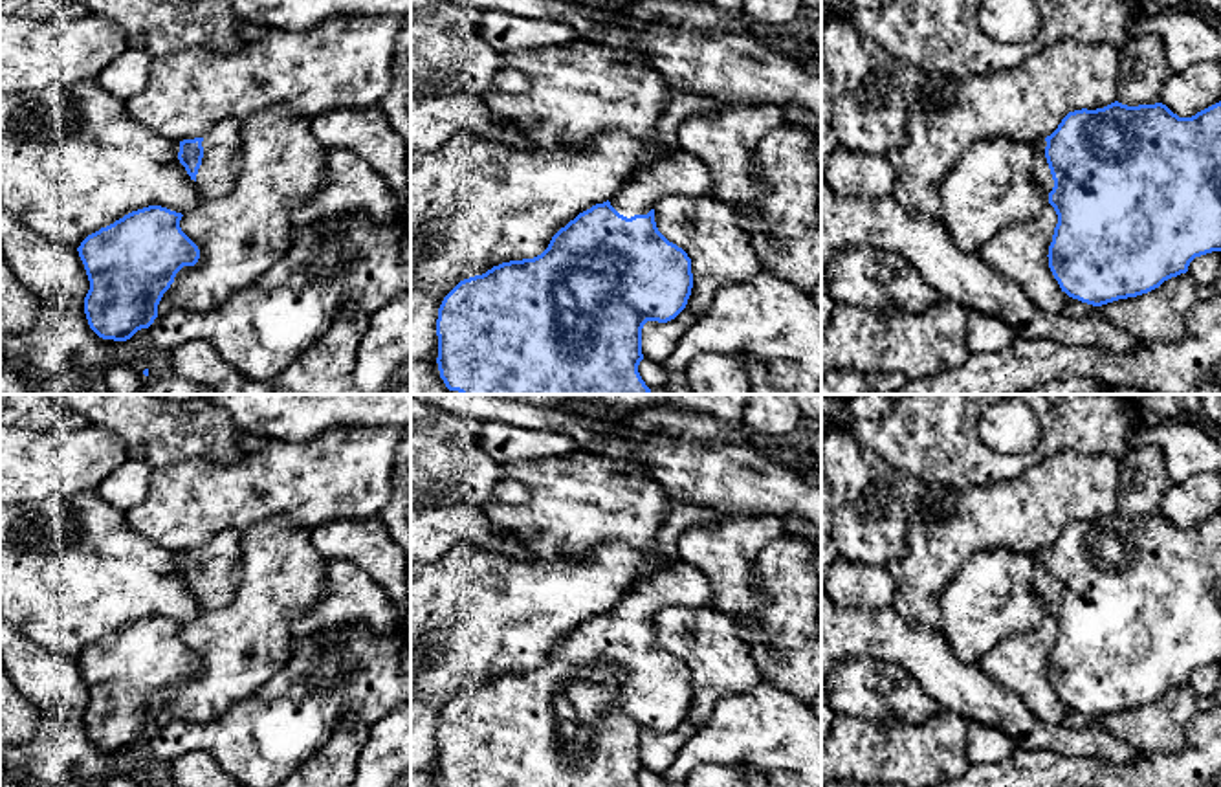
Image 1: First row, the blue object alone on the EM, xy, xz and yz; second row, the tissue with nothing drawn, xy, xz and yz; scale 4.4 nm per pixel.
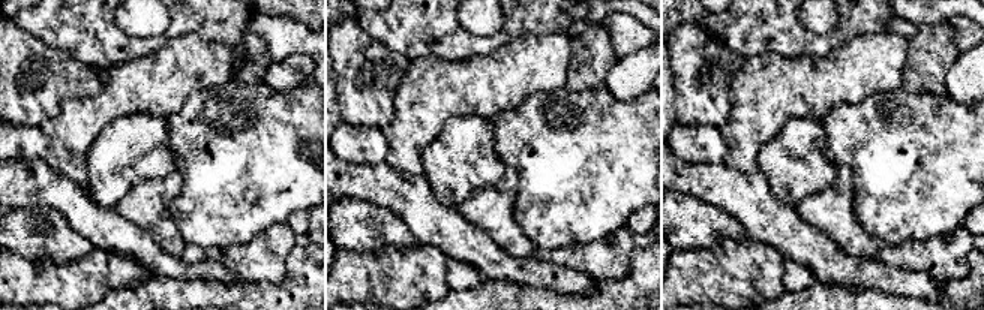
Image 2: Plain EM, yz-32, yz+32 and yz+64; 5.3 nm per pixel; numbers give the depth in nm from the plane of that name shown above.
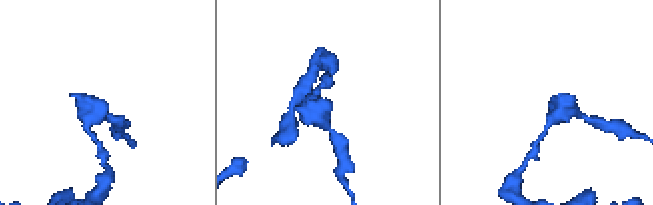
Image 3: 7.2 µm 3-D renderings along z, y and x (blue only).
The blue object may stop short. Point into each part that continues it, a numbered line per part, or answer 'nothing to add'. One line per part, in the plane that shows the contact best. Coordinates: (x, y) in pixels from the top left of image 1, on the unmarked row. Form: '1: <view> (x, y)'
1: yz (1042, 584)

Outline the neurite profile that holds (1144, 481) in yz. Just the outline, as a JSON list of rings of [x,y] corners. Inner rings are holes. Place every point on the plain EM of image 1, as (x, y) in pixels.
[[[1133,448],[1120,462],[1116,512],[1128,517],[1160,514],[1162,499],[1172,486],[1162,449]]]

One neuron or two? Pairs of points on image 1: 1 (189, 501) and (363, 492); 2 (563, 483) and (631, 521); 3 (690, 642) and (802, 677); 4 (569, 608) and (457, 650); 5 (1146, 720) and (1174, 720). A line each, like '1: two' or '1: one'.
1: one
2: one
3: two
4: one
5: one

